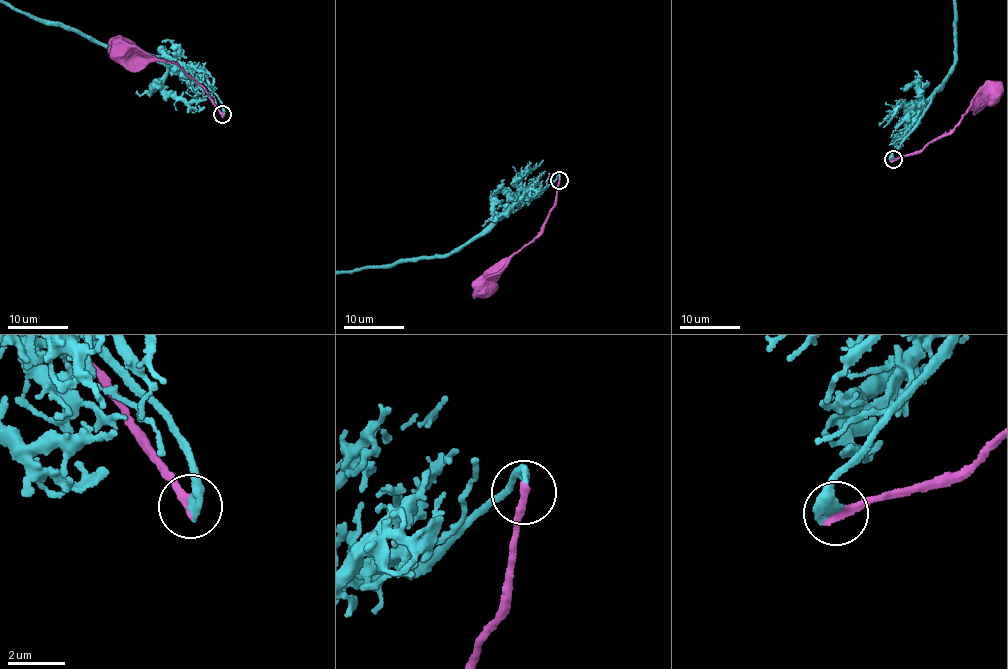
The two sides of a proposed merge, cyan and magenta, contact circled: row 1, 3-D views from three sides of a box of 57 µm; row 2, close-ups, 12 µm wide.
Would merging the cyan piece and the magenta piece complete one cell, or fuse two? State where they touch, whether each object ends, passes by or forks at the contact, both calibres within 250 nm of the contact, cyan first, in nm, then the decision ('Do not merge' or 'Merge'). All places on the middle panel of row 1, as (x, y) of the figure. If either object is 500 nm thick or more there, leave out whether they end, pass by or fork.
Place: (559, 180). At the ring cyan ends. At the ring magenta ends. Thickness 320 nm (cyan) against 320 nm. Merge

